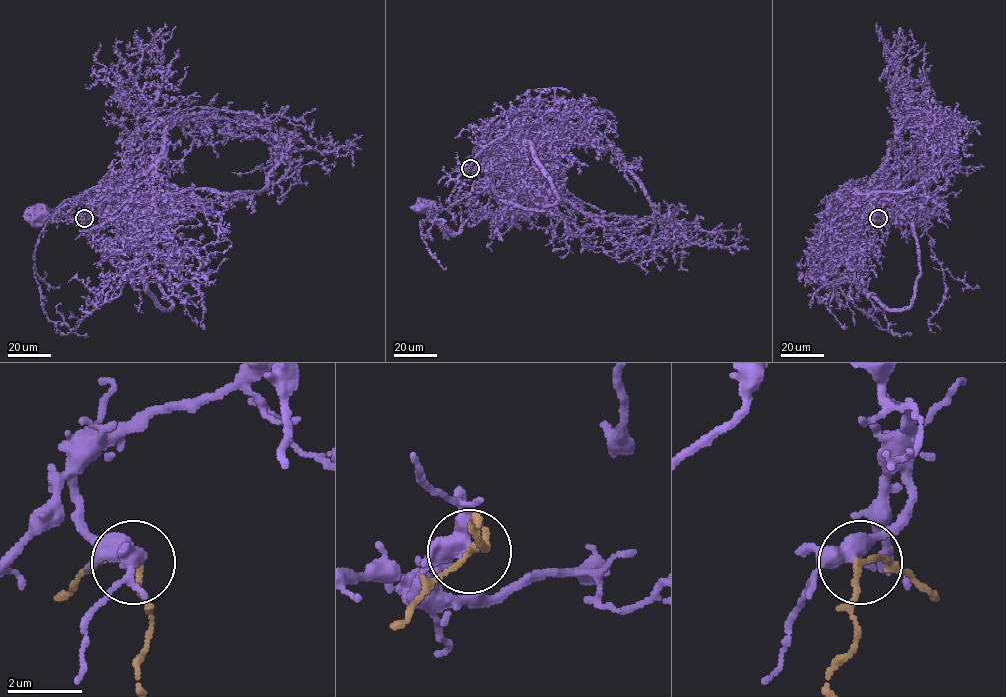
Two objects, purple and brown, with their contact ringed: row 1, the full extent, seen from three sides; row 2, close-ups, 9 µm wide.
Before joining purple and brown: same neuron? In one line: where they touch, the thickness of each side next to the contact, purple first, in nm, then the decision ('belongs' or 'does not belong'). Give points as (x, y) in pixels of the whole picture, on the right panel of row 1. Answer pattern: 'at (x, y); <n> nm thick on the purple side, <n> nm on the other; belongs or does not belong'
at (878, 218); 360 nm thick on the purple side, 150 nm on the other; belongs

